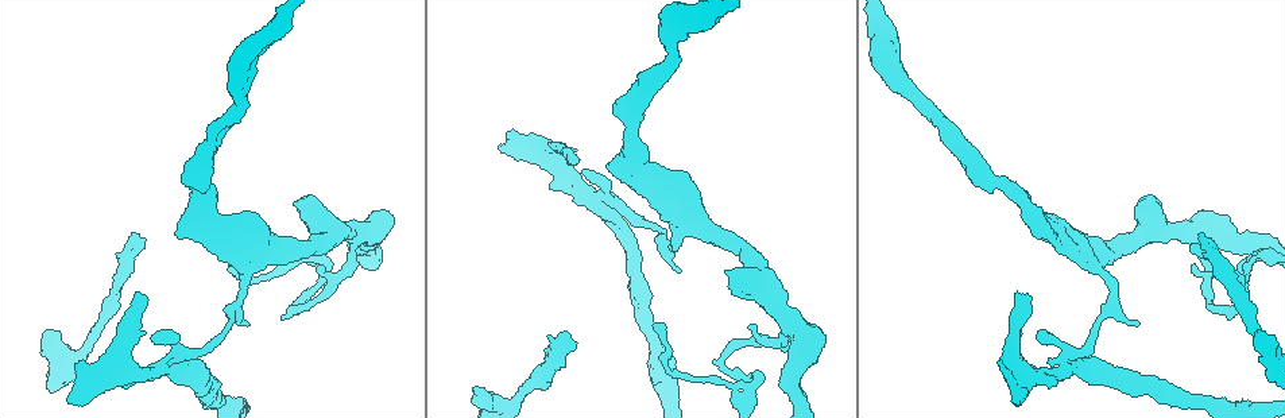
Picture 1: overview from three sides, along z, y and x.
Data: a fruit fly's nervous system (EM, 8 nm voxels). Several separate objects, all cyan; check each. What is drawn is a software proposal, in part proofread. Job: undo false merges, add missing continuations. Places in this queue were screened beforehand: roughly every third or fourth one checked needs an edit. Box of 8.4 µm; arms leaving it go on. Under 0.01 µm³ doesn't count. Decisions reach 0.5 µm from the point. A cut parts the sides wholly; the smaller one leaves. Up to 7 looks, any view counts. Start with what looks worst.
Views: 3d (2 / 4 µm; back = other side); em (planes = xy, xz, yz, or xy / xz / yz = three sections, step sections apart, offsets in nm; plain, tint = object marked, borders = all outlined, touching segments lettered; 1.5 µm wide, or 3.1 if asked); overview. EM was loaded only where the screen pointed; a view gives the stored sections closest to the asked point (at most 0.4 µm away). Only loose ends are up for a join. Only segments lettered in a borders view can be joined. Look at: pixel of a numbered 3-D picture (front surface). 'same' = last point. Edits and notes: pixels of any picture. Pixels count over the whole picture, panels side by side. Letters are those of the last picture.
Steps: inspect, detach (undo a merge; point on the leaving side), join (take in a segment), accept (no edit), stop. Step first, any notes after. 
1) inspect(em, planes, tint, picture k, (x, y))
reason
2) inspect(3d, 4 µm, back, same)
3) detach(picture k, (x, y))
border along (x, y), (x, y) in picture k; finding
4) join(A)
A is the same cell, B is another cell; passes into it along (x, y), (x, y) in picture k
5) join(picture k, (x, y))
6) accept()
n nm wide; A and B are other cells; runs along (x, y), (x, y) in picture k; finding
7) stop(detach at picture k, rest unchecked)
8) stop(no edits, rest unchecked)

inspect(em, xz, step 4, tint, picture 1, (51, 349))
thick turns thin

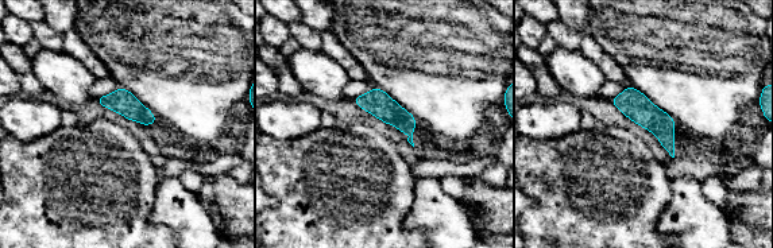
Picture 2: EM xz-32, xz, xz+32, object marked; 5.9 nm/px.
inspect(em, planes, borders, same)
another direction

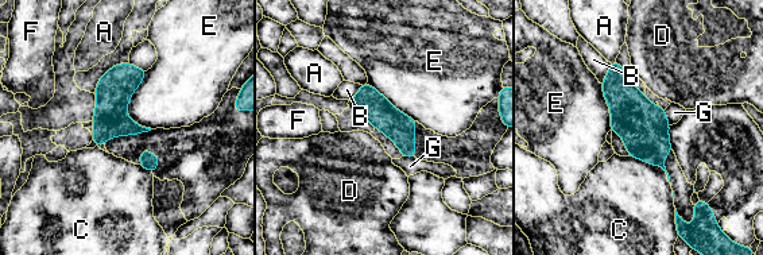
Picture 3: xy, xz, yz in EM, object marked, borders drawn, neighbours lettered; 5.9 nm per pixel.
accept()
180 nm wide; A, B, C, D, E, F and G are other cells; border along (147, 70), (127, 115), (151, 128) in picture 3; all the same neuron

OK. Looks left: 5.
inspect(em, planes, borders, picture 1, (1201, 233))
long arm stops here

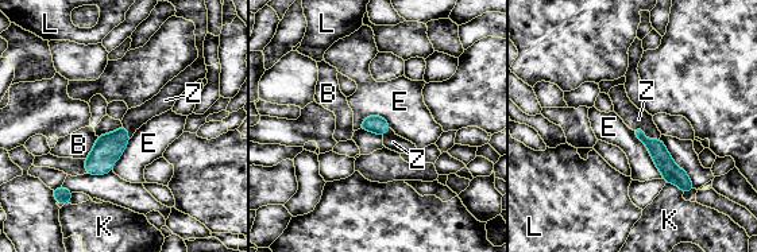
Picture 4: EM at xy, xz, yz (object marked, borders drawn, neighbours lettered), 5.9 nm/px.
join(Z)
Z is the same cell, B, E, K and L are other cells; passes into it along (661, 158), (644, 134), (633, 117) in picture 4; the neuron continues

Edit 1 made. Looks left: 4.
inspect(em, planes, tint, picture 1, (135, 295))
free end

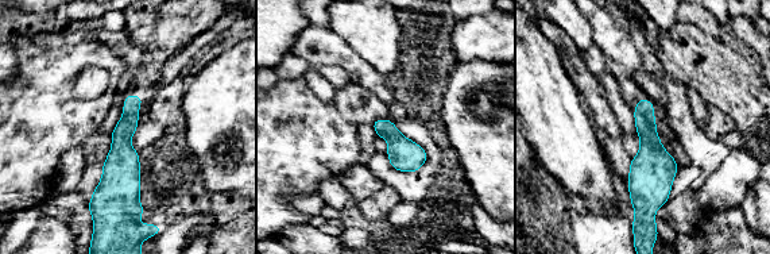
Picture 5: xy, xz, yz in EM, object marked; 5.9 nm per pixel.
inspect(em, planes, borders, same)

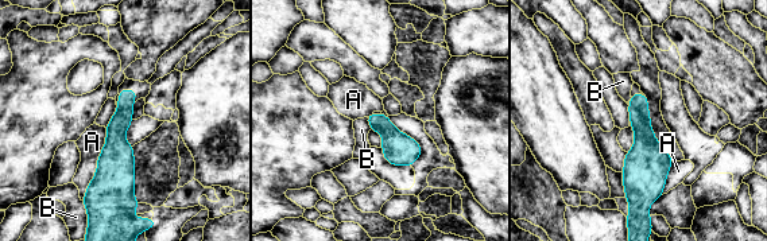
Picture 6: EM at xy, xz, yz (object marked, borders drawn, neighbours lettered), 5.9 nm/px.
accept()
A touches over 380 nm; A and B are other cells; no lettered segment goes on from it

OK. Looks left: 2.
stop(join at picture 4, rest unchecked)

